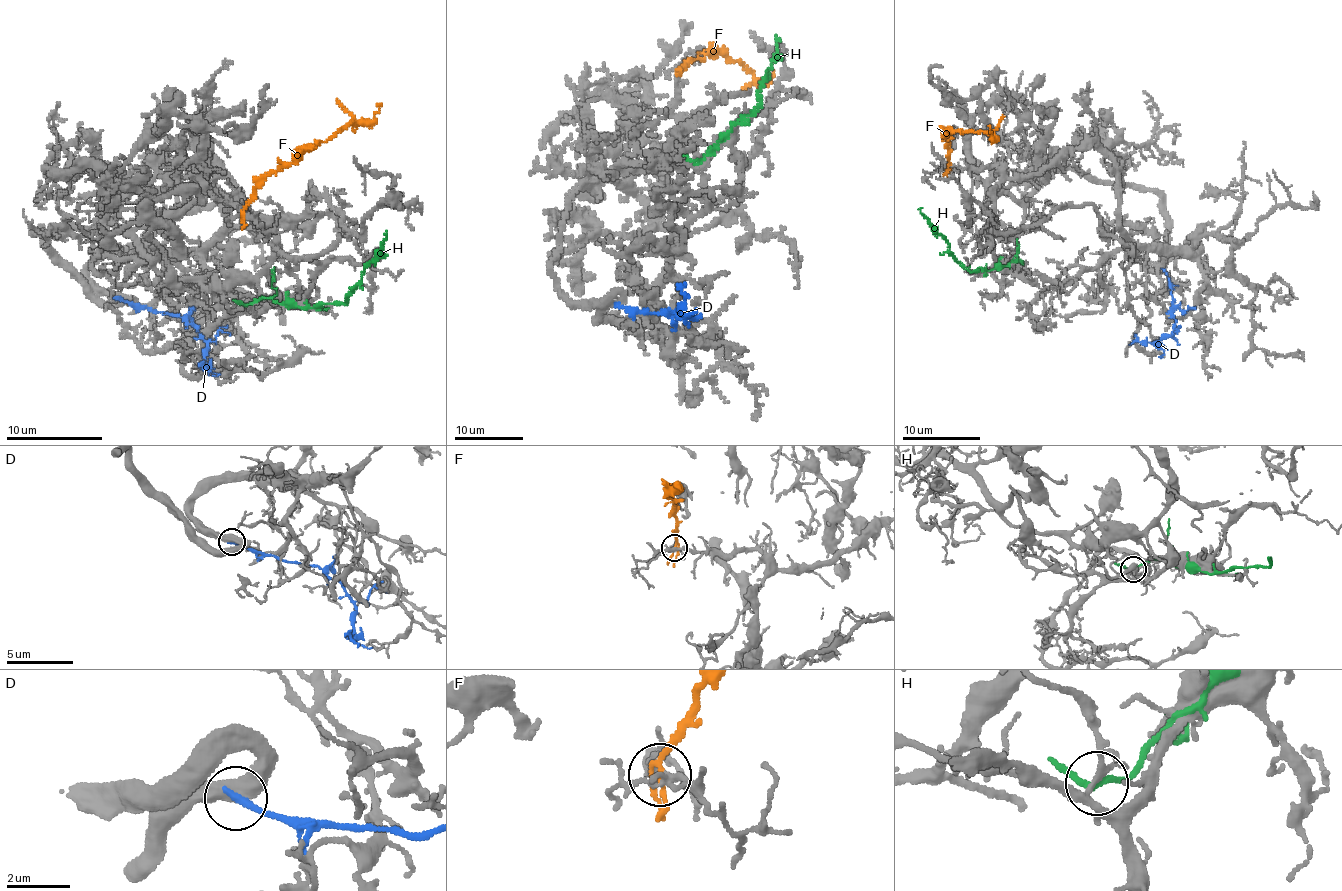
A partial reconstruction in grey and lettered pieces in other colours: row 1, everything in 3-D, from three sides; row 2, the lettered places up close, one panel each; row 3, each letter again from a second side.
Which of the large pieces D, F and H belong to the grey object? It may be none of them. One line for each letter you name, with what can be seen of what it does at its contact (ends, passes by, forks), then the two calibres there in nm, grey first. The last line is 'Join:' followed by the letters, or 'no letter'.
F: it forks | 220/130 nm
Join: F

